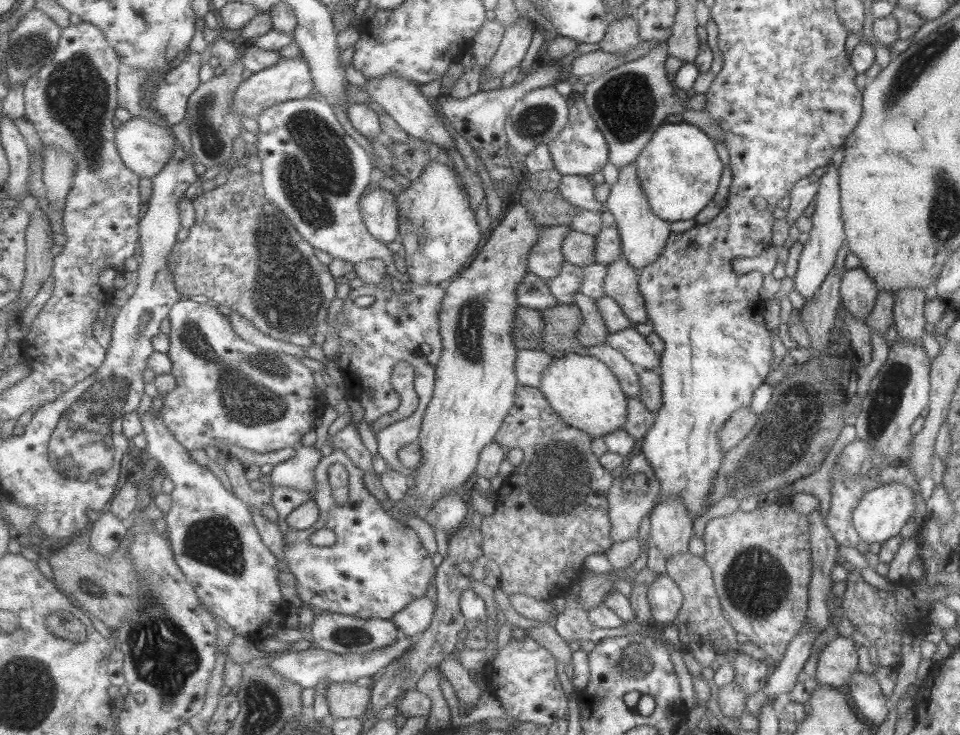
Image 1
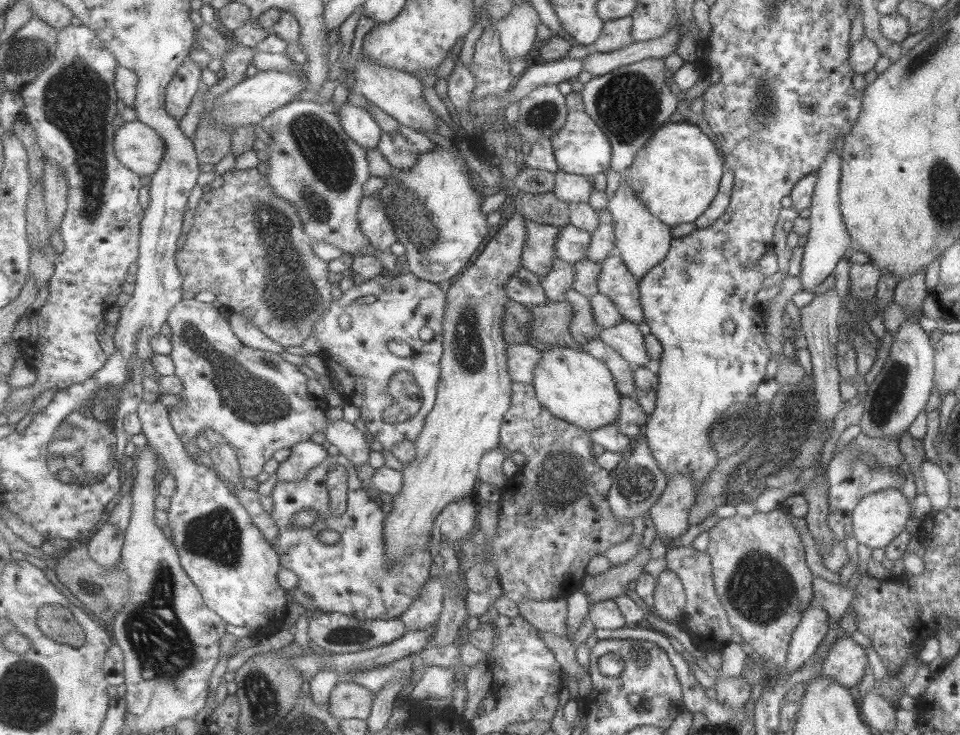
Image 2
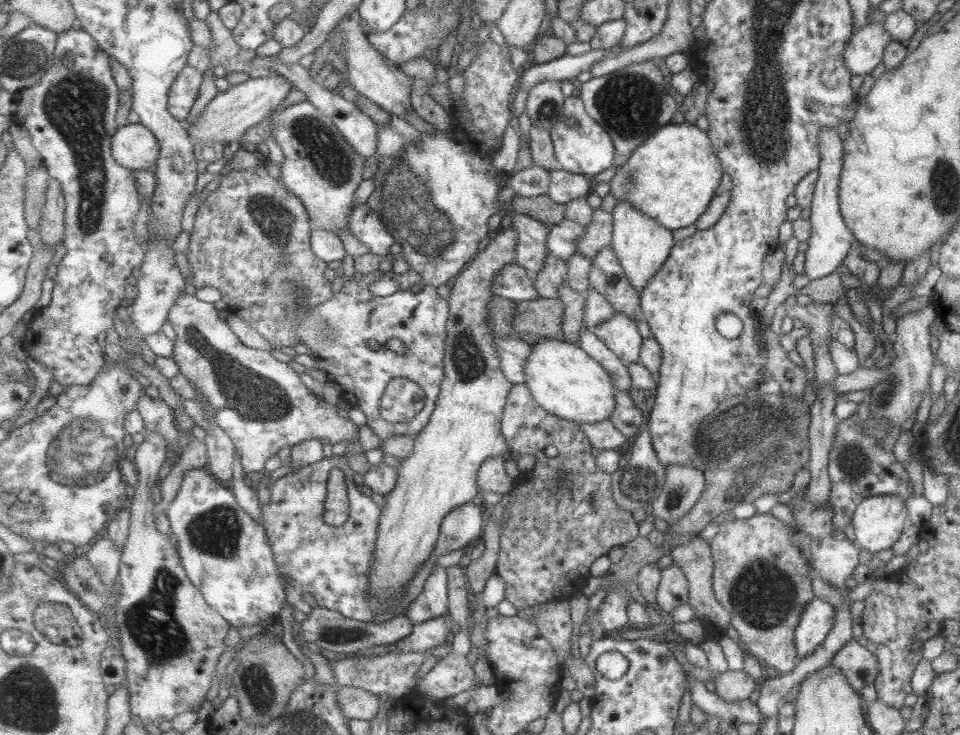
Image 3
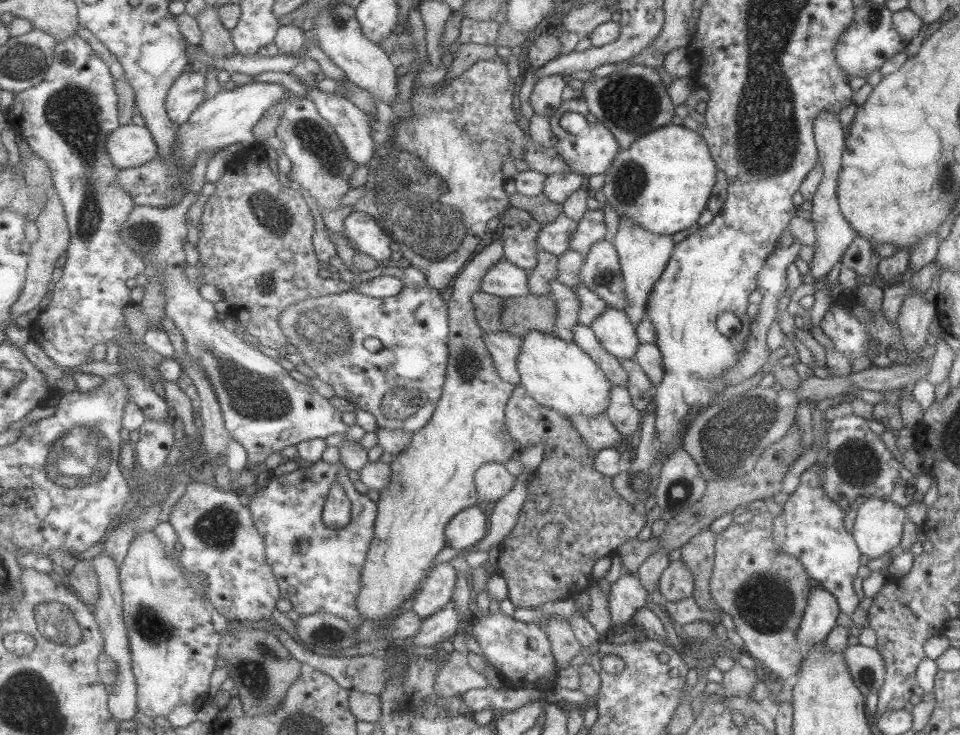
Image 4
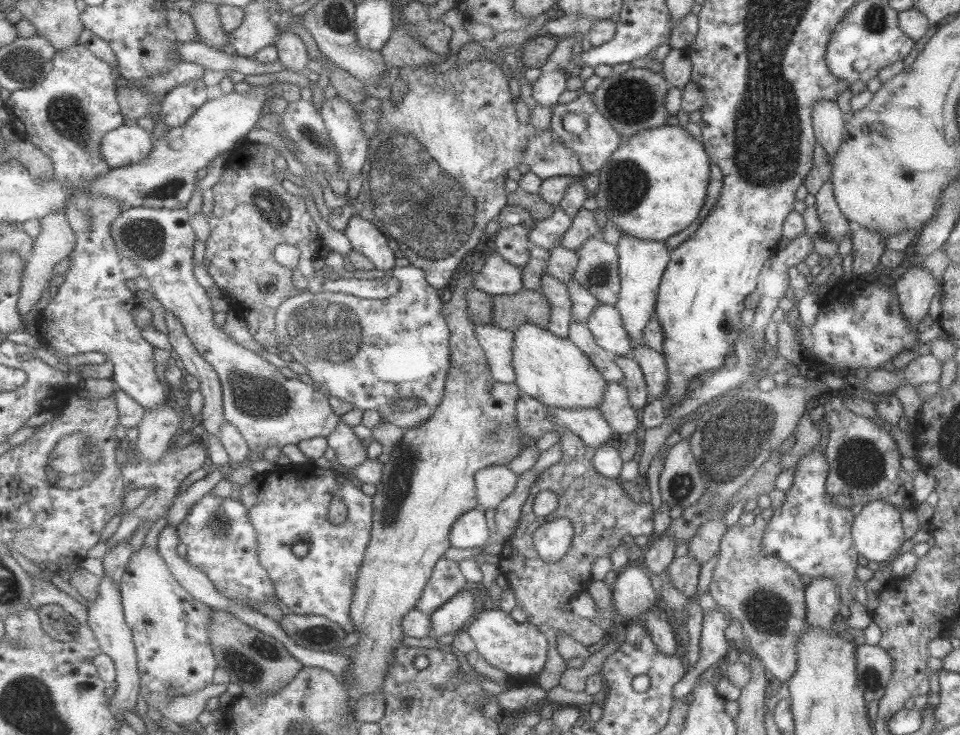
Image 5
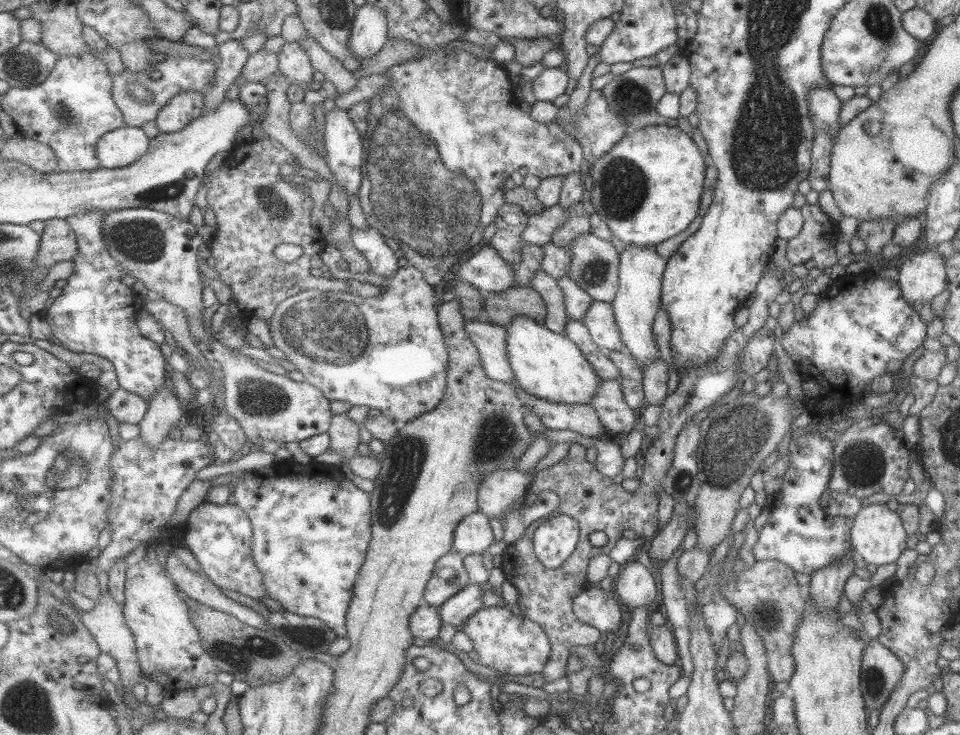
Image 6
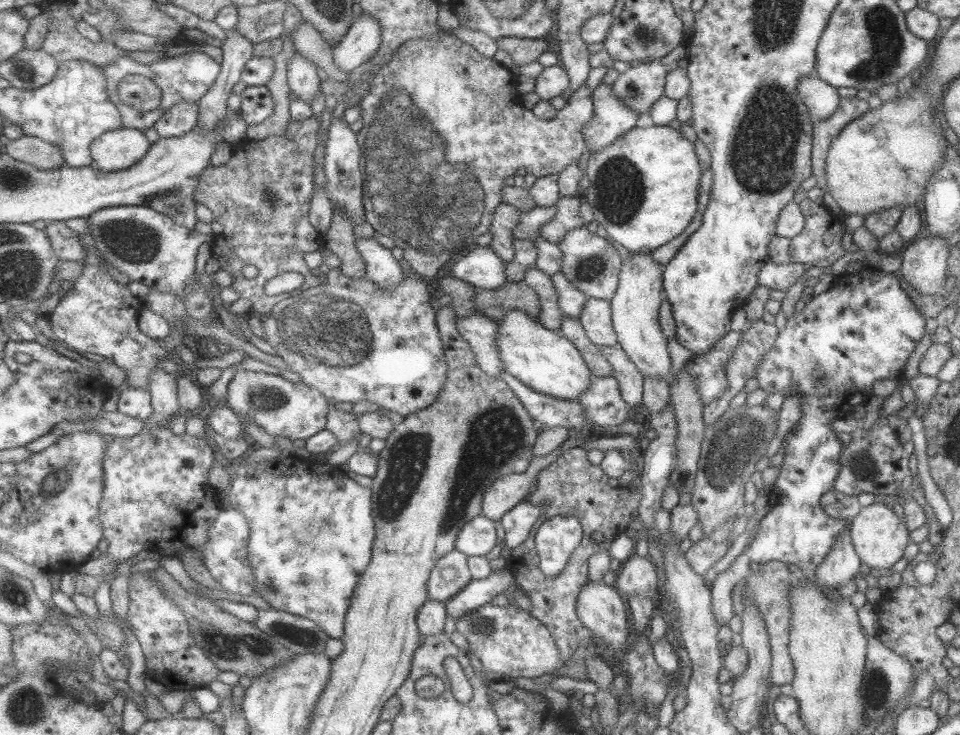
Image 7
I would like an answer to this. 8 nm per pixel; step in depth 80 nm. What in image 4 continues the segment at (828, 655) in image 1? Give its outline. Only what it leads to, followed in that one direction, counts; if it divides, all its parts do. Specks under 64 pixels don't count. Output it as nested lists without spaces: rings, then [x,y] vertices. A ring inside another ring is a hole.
[[[861,642],[846,646],[842,650],[842,657],[851,681],[859,689],[861,695],[877,692],[883,685],[885,670],[882,656],[876,648],[867,647]]]

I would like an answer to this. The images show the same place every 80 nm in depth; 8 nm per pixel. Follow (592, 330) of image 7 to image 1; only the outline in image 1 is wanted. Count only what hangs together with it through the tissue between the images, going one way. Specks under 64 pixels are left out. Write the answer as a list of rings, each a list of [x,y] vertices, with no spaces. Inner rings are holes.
[[[634,325],[619,332],[608,332],[606,344],[621,352],[637,374],[642,370],[656,370],[660,363],[660,355],[649,348],[645,338],[635,331]]]

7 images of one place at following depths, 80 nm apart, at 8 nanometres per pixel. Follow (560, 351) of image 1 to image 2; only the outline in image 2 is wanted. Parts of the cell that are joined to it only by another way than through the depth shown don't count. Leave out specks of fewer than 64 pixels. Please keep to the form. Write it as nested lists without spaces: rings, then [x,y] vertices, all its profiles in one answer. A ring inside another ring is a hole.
[[[550,300],[547,304],[531,306],[534,314],[529,329],[529,344],[540,351],[551,350],[553,347],[569,347],[581,350],[569,336],[569,323],[573,316],[573,307],[569,301],[557,302]]]

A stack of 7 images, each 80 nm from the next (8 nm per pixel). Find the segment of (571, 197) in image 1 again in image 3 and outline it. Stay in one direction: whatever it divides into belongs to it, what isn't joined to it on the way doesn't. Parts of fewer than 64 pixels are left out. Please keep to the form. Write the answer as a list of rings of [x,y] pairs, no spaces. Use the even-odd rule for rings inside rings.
[[[562,168],[551,172],[552,183],[548,196],[554,202],[567,205],[575,198],[588,197],[591,192],[589,177],[581,174],[573,174]]]

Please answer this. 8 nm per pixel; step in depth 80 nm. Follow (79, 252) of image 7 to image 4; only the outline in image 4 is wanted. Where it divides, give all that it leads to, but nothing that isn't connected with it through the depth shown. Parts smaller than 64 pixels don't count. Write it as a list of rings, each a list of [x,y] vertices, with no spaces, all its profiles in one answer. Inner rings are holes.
[[[57,191],[55,194],[49,193],[48,204],[45,206],[43,212],[41,212],[41,215],[39,215],[39,219],[37,219],[35,224],[38,227],[40,235],[36,243],[32,244],[27,284],[21,293],[20,299],[12,308],[13,324],[15,324],[14,320],[17,320],[19,316],[23,316],[23,314],[31,312],[33,308],[37,308],[39,302],[45,298],[45,294],[49,290],[49,283],[51,283],[51,276],[53,276],[53,272],[55,272],[61,256],[67,252],[71,244],[71,230],[69,229],[64,203],[61,197],[58,196]]]

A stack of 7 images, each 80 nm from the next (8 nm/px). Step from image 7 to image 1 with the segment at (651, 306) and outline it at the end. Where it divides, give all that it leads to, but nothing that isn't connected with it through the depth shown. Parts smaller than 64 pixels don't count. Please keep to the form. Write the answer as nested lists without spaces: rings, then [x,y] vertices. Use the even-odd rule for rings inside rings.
[[[635,161],[618,168],[617,180],[610,186],[604,210],[608,211],[615,220],[621,246],[621,257],[627,260],[633,269],[638,272],[645,265],[657,260],[657,256],[661,254],[660,252],[665,246],[665,240],[669,237],[670,224],[657,218],[649,208],[643,189],[639,184]]]

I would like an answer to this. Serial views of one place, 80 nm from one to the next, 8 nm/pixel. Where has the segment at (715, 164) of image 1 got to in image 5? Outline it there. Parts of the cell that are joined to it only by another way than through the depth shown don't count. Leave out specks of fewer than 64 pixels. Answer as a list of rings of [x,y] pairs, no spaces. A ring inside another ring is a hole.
[[[667,125],[649,128],[621,141],[608,162],[597,172],[598,189],[593,193],[607,218],[625,236],[635,236],[639,240],[665,241],[670,236],[684,230],[698,219],[703,206],[707,182],[709,182],[709,157],[702,142],[693,138],[683,128]]]

